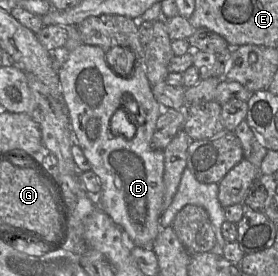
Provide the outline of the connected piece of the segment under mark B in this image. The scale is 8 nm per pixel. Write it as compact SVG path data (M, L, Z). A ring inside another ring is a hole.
M81 44L68 53L58 75L74 131L74 141L82 149L91 165L91 170L101 182L101 191L96 197L97 204L123 229L130 245L152 248L161 229L160 217L163 213L165 193L164 152L152 147L152 136L163 107L155 99L145 72L145 51L144 59L135 59L131 75L122 76L109 65L107 54L101 47ZM126 97L132 97L135 100L138 112L141 114L141 123L137 124L137 131L132 139L114 135L110 130L111 117L118 108L124 105Z

